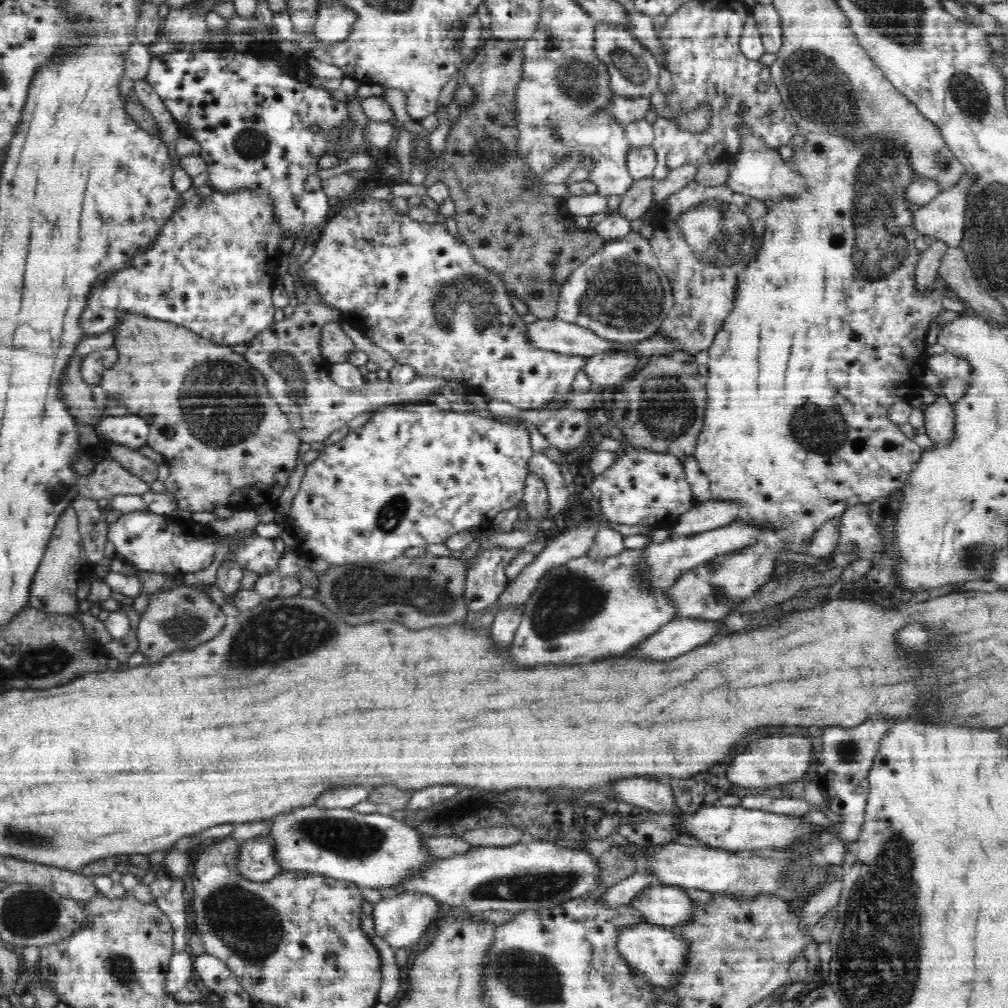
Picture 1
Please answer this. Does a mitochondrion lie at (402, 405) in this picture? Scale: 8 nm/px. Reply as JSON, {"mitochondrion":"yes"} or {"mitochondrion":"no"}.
{"mitochondrion":"no"}

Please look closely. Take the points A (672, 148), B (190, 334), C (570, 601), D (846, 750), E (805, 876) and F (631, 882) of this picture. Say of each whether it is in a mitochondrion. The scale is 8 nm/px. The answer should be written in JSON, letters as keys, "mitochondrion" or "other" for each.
{"A":"other","B":"other","C":"mitochondrion","D":"mitochondrion","E":"mitochondrion","F":"other"}

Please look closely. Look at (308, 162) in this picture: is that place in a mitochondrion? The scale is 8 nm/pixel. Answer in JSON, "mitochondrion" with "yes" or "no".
{"mitochondrion":"no"}

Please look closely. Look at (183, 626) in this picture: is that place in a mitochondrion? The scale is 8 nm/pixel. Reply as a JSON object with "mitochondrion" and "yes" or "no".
{"mitochondrion":"yes"}

